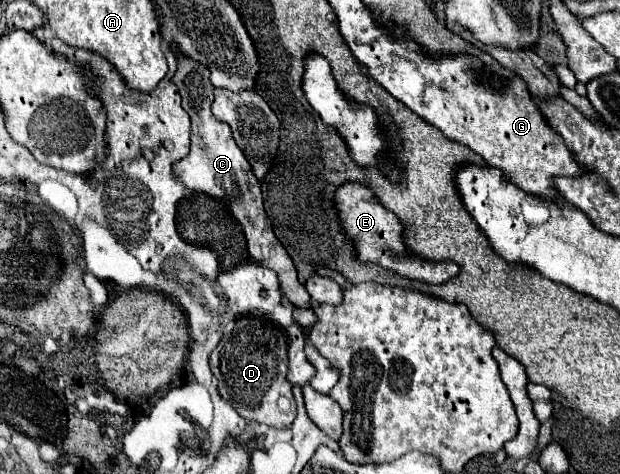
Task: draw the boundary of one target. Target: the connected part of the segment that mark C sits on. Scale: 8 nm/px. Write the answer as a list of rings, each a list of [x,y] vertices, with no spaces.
[[[177,54],[177,60],[179,60],[179,68],[173,76],[173,82],[179,88],[179,94],[183,98],[183,108],[187,110],[187,114],[191,118],[191,152],[181,162],[175,164],[175,172],[179,174],[179,178],[191,192],[203,192],[203,194],[211,194],[215,198],[227,200],[231,214],[237,218],[237,222],[243,228],[249,256],[257,264],[277,272],[279,290],[283,292],[283,296],[287,296],[291,300],[291,304],[311,306],[311,298],[309,298],[305,286],[299,284],[297,270],[295,270],[291,258],[287,256],[285,248],[279,244],[279,240],[275,238],[275,234],[267,222],[267,216],[263,210],[261,186],[259,186],[247,158],[235,144],[233,136],[231,136],[231,128],[227,124],[219,122],[211,114],[213,86],[209,82],[207,68],[203,68],[201,64],[197,64],[181,54]]]

